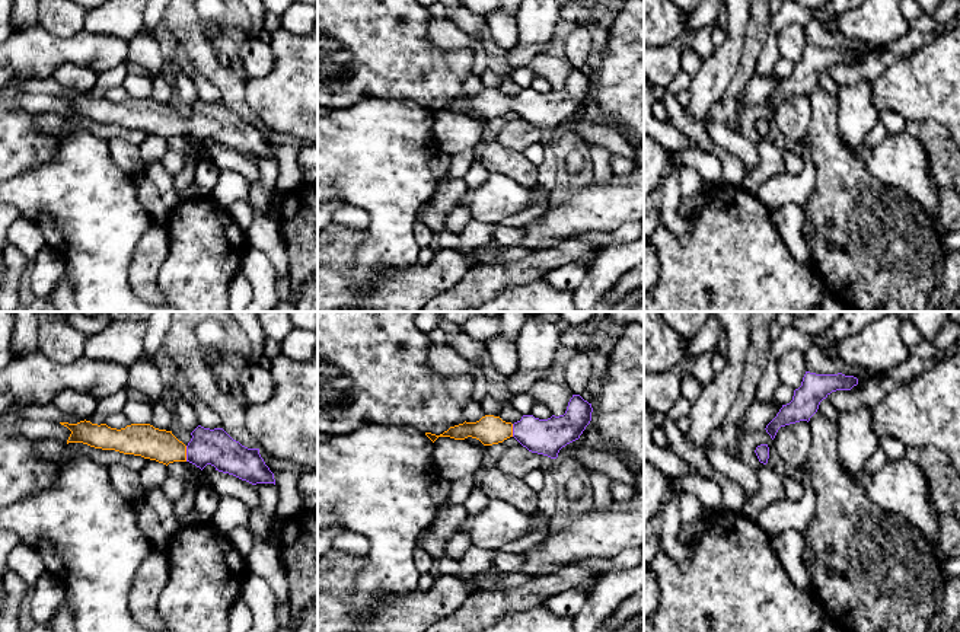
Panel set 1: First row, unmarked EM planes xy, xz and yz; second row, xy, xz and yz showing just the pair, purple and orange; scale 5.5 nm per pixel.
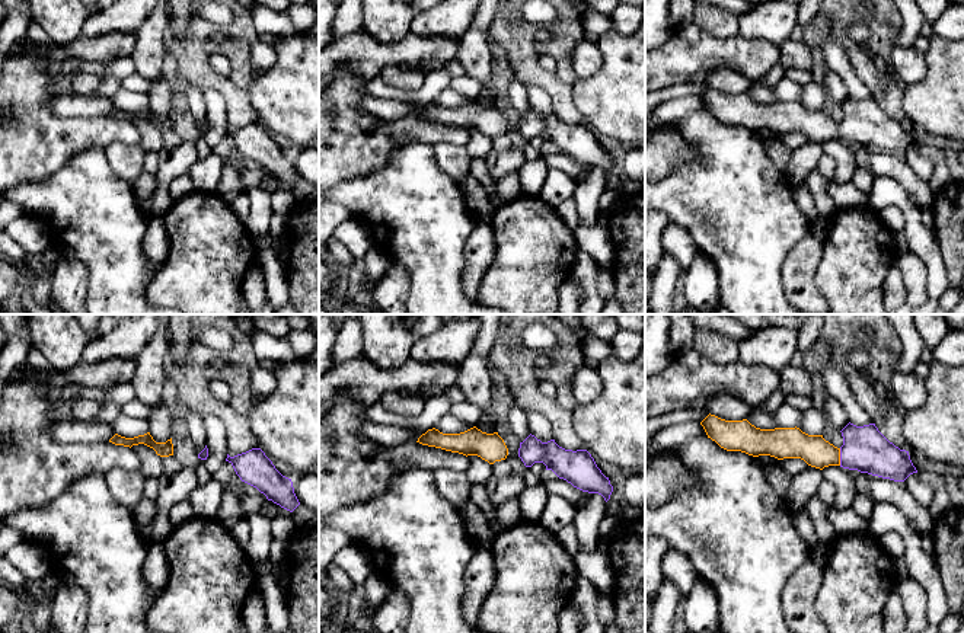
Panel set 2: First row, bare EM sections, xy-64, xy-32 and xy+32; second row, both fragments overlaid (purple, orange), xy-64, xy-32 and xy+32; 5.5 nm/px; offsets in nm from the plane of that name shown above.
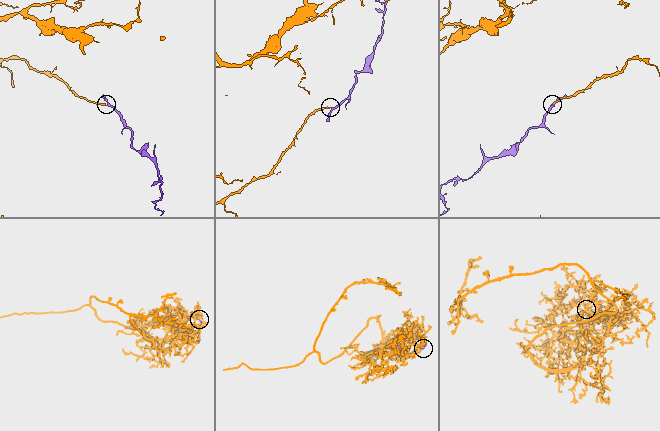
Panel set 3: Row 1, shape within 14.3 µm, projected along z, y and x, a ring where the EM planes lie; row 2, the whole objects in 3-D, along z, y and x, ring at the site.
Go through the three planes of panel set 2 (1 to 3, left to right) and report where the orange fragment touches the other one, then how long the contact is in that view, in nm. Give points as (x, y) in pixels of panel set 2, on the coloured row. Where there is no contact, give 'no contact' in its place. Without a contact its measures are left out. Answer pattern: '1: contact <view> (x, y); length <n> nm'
1: no contact
2: no contact
3: contact xy+32 (840, 457); length 100 nm

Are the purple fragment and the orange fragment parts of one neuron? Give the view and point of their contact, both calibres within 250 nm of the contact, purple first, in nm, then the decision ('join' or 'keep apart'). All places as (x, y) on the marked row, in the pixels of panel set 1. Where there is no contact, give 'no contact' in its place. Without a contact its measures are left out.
xy (187, 453) | 200/180 nm | join

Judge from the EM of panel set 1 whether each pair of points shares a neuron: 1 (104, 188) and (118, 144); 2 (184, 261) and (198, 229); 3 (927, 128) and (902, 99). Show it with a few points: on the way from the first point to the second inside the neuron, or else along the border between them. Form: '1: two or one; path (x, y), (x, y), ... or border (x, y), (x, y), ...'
1: two; border (107, 141), (112, 160), (133, 176)
2: one; path (191, 254), (198, 246), (198, 236)
3: two; border (919, 123), (937, 120), (944, 127)

